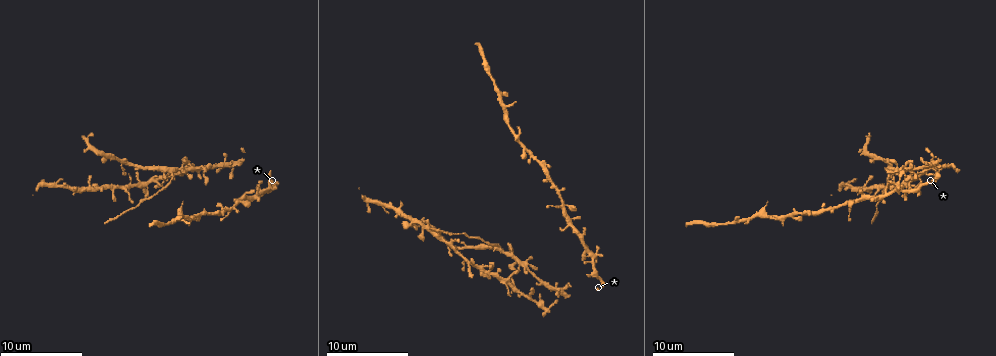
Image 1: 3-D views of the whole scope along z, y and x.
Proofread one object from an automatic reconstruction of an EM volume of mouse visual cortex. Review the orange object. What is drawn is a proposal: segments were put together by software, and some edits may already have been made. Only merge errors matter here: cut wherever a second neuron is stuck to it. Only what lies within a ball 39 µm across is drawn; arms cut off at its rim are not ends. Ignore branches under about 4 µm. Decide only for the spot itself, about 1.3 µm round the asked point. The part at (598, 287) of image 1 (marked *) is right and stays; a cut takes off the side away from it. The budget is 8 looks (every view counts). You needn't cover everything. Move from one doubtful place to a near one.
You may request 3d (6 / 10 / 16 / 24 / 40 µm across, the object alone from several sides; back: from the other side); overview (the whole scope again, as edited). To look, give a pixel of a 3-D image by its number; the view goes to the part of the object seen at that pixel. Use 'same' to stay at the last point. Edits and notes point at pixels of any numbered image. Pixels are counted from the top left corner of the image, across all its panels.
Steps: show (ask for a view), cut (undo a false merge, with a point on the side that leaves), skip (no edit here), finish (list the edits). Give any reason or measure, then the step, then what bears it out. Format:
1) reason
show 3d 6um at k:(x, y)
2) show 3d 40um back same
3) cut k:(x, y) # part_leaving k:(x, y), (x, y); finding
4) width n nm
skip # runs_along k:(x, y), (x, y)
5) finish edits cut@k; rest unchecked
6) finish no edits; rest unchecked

show 3d 16um at 1:(229, 210)

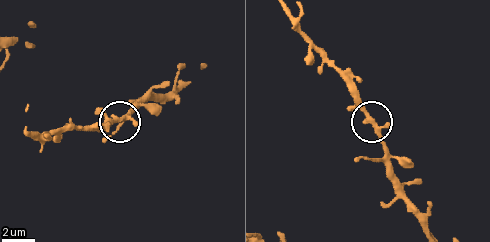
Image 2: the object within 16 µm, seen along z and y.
show 3d 6um at 2:(368, 119)

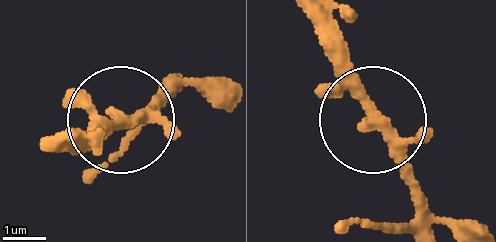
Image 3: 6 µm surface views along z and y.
width 250 nm
skip # runs_along 3:(435, 223), (367, 94), (320, 44); continuous, no second neuron

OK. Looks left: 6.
four arms meet
show 3d 6um at 1:(507, 280)

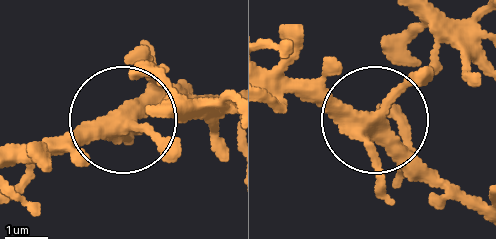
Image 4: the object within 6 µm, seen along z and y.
width 350 nm
skip # one neuron here

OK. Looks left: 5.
thin arm on a thick one
show 3d 10um at 1:(496, 248)

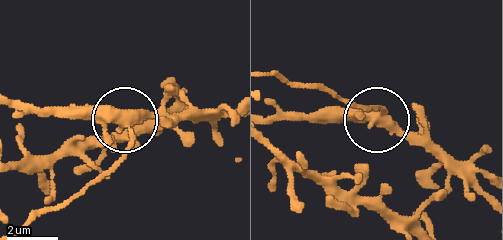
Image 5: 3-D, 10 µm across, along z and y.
closer look
show 3d 6um at 5:(377, 119)

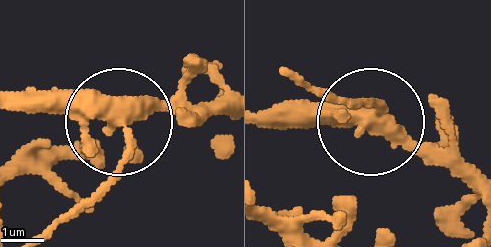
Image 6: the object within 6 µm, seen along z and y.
arms 3
cut 6:(98, 194) # part_leaving 6:(127, 136), (117, 165), (41, 229); a second neuron is stuck on

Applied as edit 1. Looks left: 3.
show overview

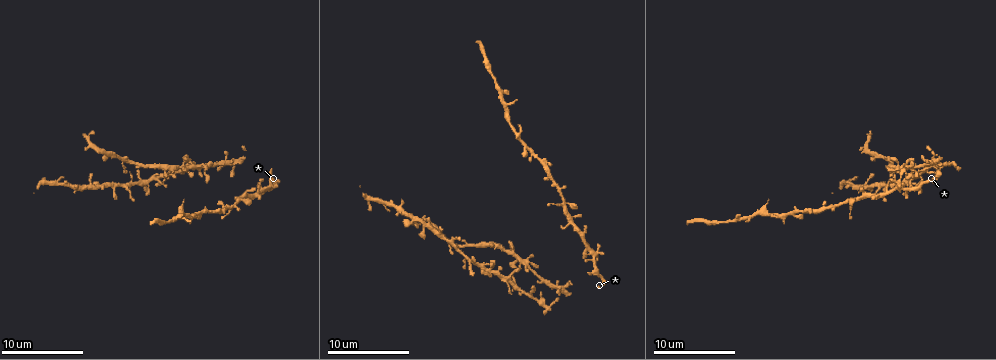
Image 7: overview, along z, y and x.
three arms meet
show 3d 6um at 7:(450, 241)

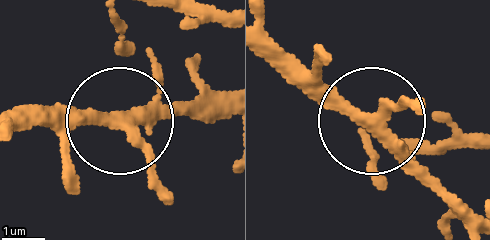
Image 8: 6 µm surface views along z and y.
skip # runs_along 8:(227, 94), (119, 115), (37, 115); continuous, no second neuron

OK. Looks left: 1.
finish edits cut@6; rest unchecked

